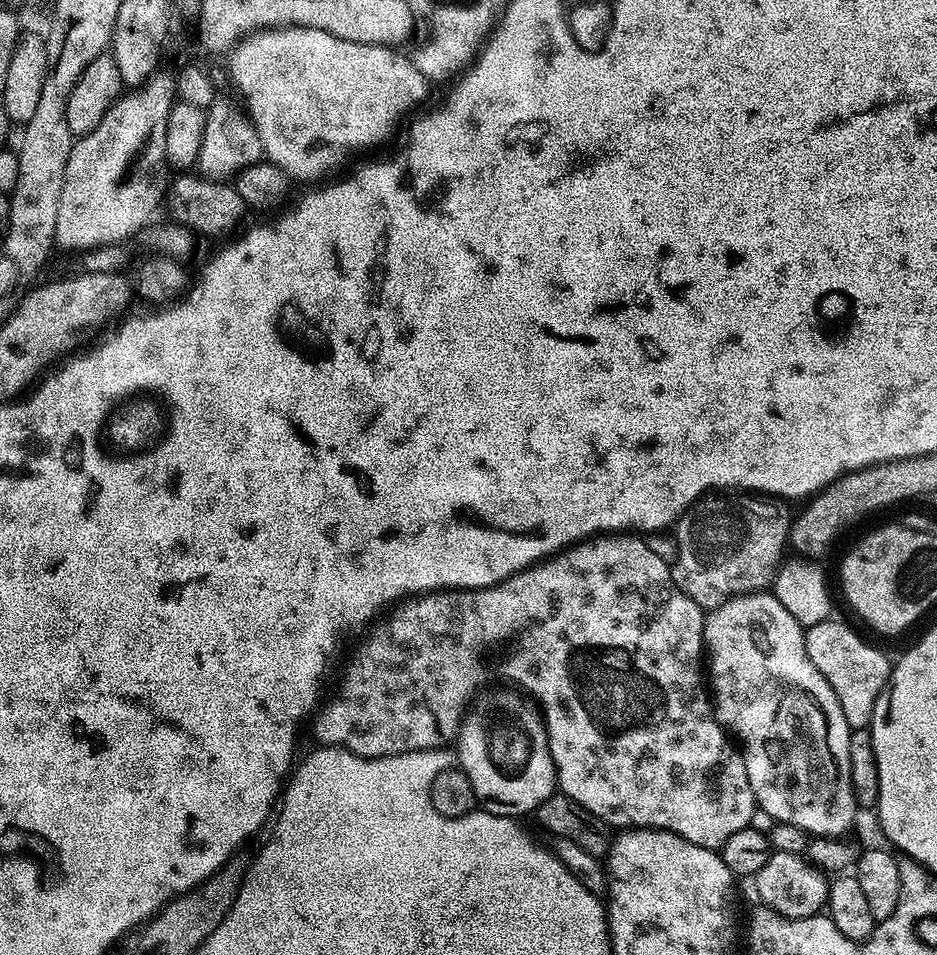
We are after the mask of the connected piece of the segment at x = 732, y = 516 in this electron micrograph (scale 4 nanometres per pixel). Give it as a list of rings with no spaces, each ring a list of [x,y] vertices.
[[[740,494],[731,504],[720,496],[723,495],[701,499],[678,524],[684,543],[684,572],[689,582],[700,588],[695,589],[694,595],[701,602],[707,601],[708,592],[704,588],[720,596],[716,598],[767,589],[781,567],[780,555],[789,547],[788,531],[794,516],[791,511],[788,513],[787,503],[756,494]]]

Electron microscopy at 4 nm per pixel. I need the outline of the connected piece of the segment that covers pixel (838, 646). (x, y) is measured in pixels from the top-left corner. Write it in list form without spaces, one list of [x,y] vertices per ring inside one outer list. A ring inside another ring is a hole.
[[[829,618],[806,629],[806,654],[810,654],[810,662],[818,666],[822,678],[830,682],[830,690],[834,690],[834,698],[838,698],[838,706],[842,706],[849,729],[867,728],[872,723],[878,694],[882,694],[892,673],[890,656],[888,660],[886,653],[867,644],[850,625],[836,619]]]

